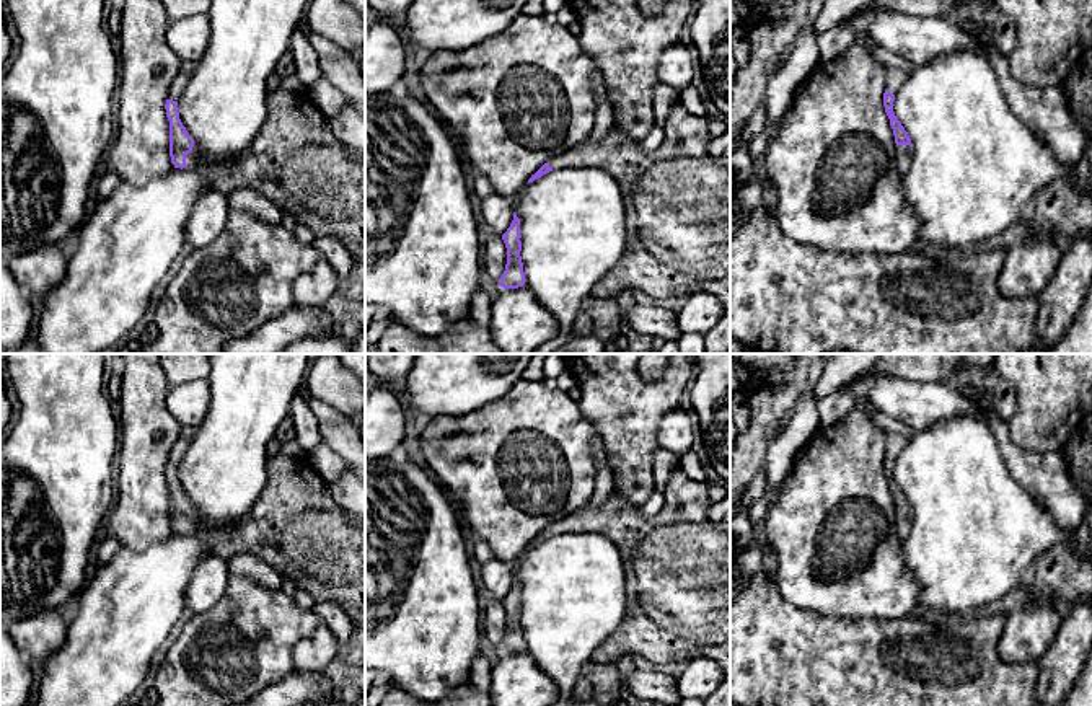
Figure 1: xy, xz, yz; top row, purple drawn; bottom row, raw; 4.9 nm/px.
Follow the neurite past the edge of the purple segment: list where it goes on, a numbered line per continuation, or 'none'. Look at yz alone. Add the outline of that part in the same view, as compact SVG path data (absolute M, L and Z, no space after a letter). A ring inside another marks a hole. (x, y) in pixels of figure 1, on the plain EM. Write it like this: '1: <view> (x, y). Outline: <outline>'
1: yz (903, 519). Outline: M898 510L895 520L896 520L898 536L901 541L905 541L911 530L913 515L909 510Z

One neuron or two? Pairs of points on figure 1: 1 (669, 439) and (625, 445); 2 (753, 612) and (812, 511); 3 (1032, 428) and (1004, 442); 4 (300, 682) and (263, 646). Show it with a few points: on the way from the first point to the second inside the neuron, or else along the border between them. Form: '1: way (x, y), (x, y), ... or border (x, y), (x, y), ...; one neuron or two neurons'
1: border (677, 406), (660, 423), (659, 445); two neurons
2: border (773, 579), (778, 592), (788, 602), (799, 607); two neurons
3: border (1006, 423), (1008, 434), (1017, 445), (1047, 452); two neurons
4: border (289, 669), (281, 679), (263, 688); two neurons

